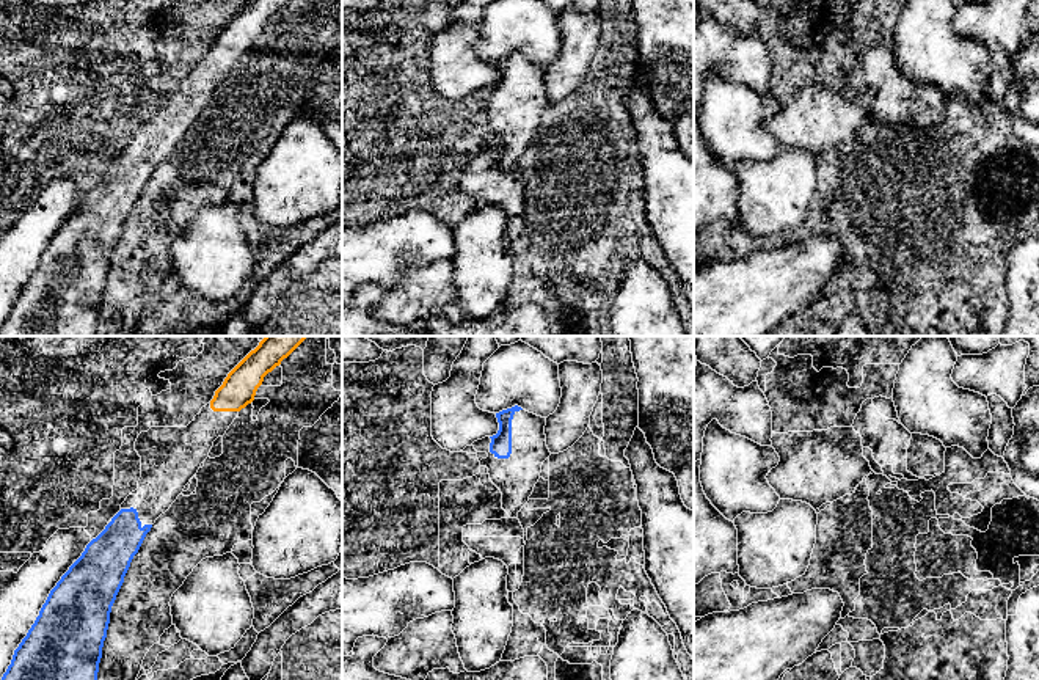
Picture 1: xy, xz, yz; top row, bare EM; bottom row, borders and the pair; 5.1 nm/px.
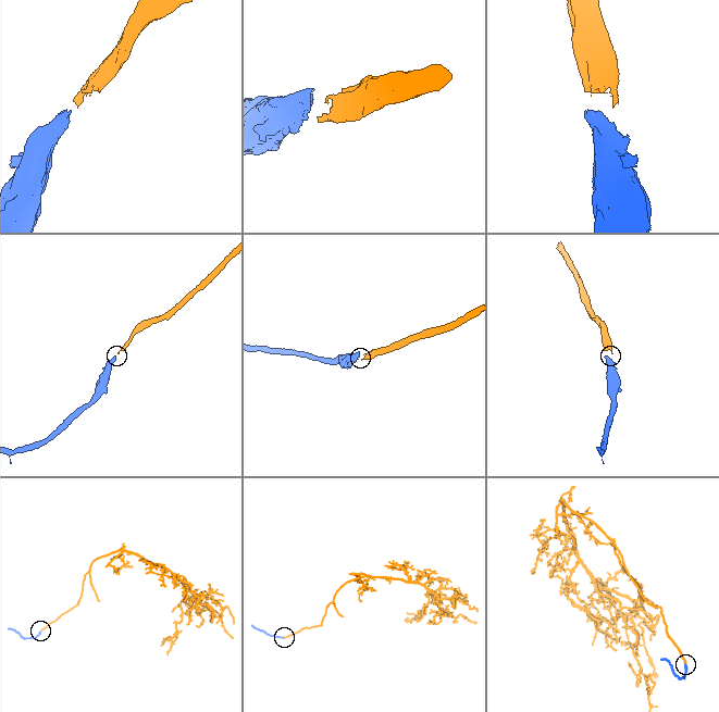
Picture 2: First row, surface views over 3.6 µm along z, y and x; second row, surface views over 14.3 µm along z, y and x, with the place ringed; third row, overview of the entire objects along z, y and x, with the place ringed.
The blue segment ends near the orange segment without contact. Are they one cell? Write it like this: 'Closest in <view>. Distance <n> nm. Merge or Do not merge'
Closest in xy. Distance 650 nm. Merge

